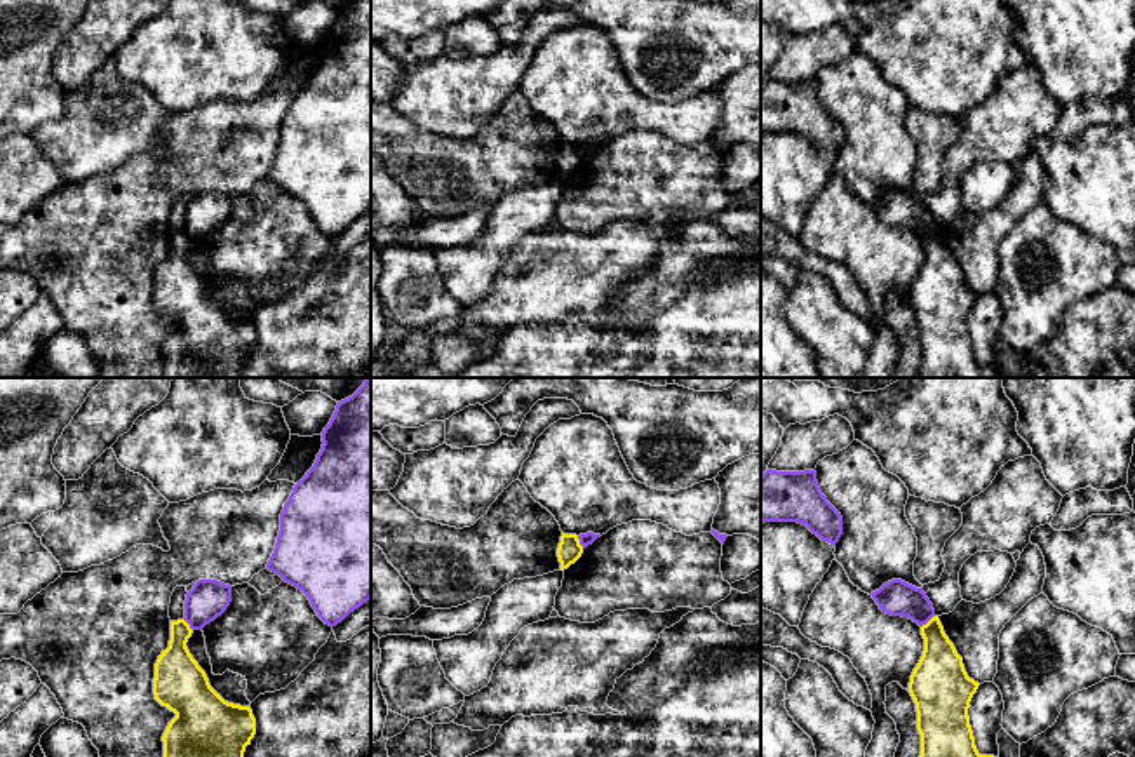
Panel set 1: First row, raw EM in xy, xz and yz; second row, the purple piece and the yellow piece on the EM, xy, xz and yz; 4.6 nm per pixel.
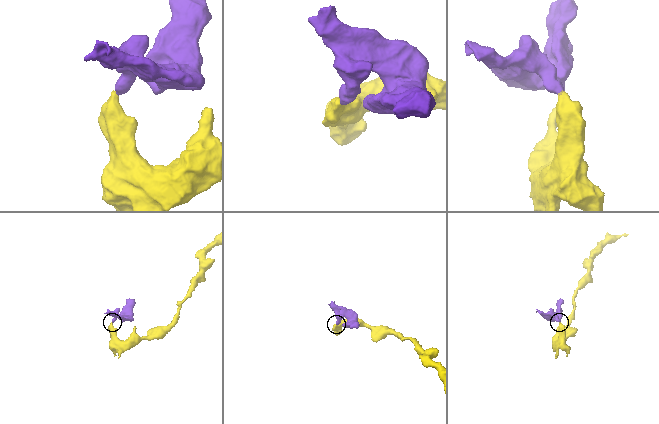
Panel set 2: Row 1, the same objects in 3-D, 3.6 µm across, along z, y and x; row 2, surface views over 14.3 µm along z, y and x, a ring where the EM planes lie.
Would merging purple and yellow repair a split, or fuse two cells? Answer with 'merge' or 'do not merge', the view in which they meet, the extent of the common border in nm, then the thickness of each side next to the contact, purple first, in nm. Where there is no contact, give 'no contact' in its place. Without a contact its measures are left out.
do not merge; contact in yz; length 90 nm; calibres 160 and 220 nm

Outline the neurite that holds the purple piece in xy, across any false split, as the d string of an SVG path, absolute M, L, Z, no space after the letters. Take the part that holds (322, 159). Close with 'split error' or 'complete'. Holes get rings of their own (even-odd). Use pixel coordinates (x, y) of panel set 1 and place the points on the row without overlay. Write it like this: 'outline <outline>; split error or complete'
outline M371 0L338 12L313 77L294 96L266 179L301 200L329 237L371 209Z; complete

